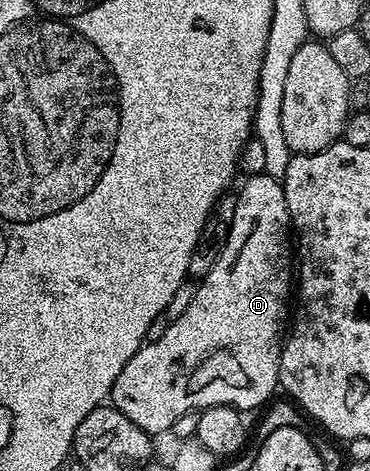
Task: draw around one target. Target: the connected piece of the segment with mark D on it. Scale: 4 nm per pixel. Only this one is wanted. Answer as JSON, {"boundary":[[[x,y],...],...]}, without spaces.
{"boundary":[[[259,175],[250,177],[241,186],[240,192],[238,191],[236,209],[234,210],[234,222],[228,227],[226,246],[222,250],[222,254],[218,254],[218,262],[214,262],[210,274],[206,274],[203,280],[196,284],[196,292],[189,295],[186,310],[182,310],[182,314],[178,314],[178,318],[167,325],[169,328],[157,340],[152,338],[144,343],[134,354],[134,358],[130,358],[130,362],[126,362],[126,366],[122,366],[122,374],[118,374],[118,378],[114,382],[110,397],[111,407],[117,408],[122,414],[126,414],[126,418],[130,418],[130,422],[134,422],[134,426],[138,426],[146,433],[171,433],[174,422],[178,422],[178,418],[182,418],[182,414],[200,412],[205,408],[213,408],[214,406],[226,406],[228,404],[232,408],[241,410],[260,407],[260,409],[263,409],[273,399],[272,391],[277,391],[280,383],[282,337],[286,332],[286,321],[290,316],[290,297],[294,292],[294,252],[293,249],[292,252],[288,249],[288,236],[290,240],[292,219],[286,206],[286,194],[284,193],[283,183],[275,176]]]}

